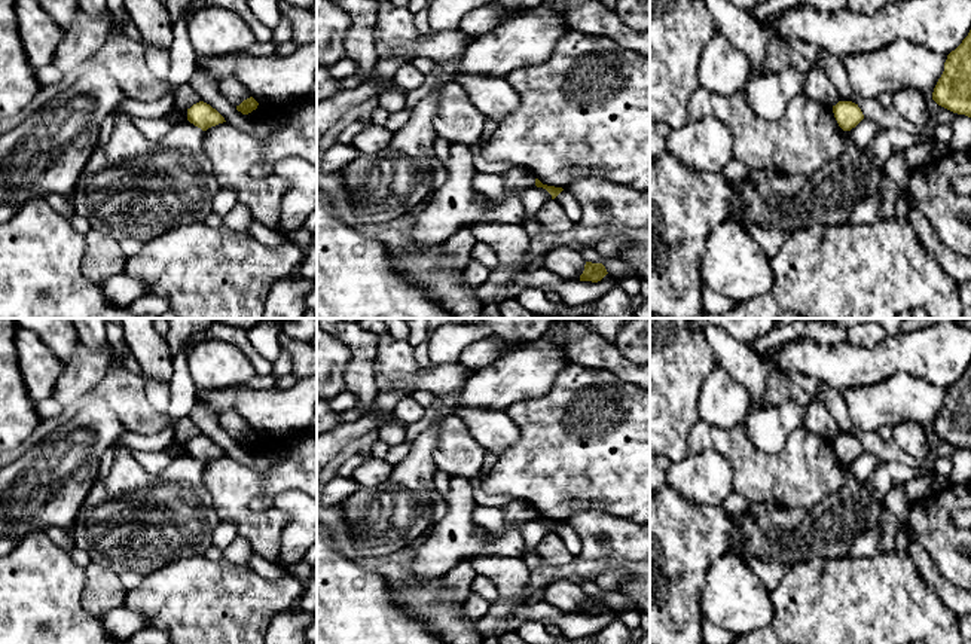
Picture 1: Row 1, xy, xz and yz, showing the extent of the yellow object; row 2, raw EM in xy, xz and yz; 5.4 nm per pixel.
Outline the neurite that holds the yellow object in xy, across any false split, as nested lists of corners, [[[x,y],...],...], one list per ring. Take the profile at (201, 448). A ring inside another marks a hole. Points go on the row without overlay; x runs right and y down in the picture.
[[[199,434],[187,442],[187,454],[207,464],[211,460],[226,455],[225,451],[210,437]]]

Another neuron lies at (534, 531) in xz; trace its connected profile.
[[[534,519],[520,525],[517,532],[523,538],[526,549],[535,549],[552,532],[552,528],[546,522]]]

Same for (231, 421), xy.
[[[235,409],[225,410],[219,416],[219,424],[223,428],[223,431],[235,440],[251,430],[251,427],[244,421],[241,413]]]

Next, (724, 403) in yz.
[[[717,361],[700,388],[699,419],[717,428],[730,430],[743,424],[751,408],[748,391]]]

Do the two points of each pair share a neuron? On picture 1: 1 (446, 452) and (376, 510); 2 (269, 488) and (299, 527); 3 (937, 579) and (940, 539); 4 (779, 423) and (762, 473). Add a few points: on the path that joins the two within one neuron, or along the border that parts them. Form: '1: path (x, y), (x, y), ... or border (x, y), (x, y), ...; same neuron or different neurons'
1: border (439, 429), (433, 454), (436, 467); different neurons
2: border (301, 491), (281, 491), (272, 498); different neurons
3: border (918, 540), (936, 568), (955, 586); different neurons
4: border (744, 427), (769, 454), (794, 430); different neurons

